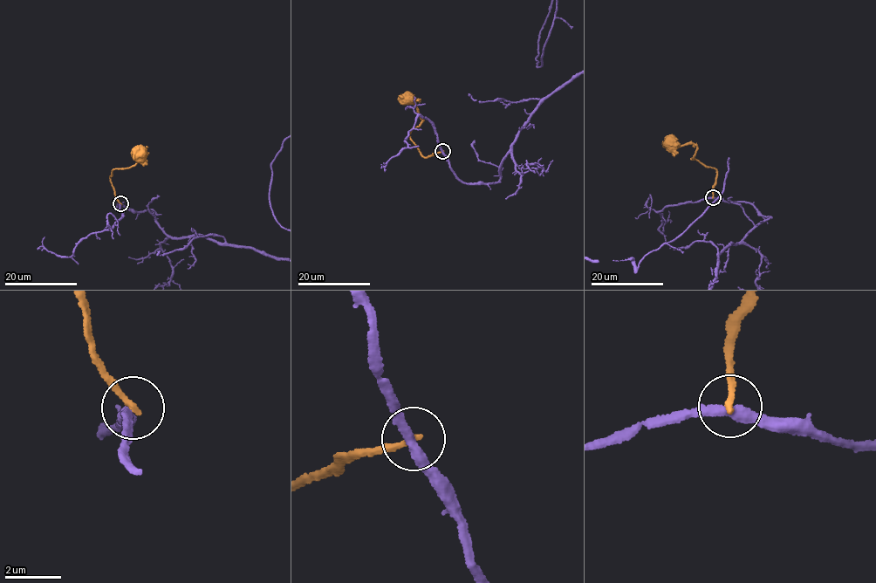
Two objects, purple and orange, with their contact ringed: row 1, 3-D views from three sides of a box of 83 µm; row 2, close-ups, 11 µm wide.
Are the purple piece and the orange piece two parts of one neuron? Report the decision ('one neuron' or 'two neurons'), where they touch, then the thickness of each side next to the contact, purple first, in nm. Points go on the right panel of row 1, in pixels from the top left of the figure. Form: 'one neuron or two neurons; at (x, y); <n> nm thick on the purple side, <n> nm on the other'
two neurons; at (713, 197); 360 nm thick on the purple side, 240 nm on the other

